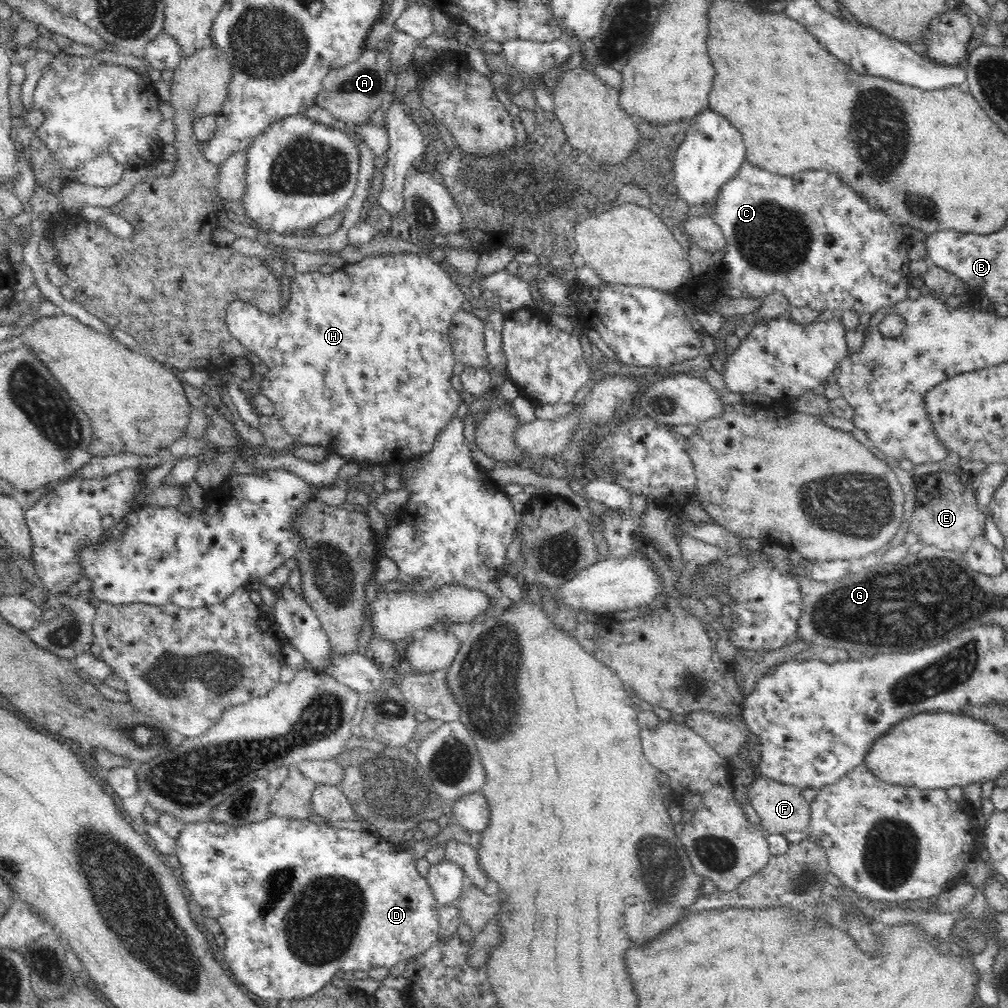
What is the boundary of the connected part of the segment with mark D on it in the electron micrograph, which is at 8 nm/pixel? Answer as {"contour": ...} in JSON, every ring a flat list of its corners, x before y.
{"contour":[[272,814,266,820,240,826,208,820,203,823,184,823,184,828,180,829,176,839,175,855,182,865,180,876,184,880,184,886,202,906,202,914,216,920,226,936,224,958,230,975,238,984,244,984,250,992,264,1000,270,998,294,1000,312,996,323,986,328,985,338,970,350,974,354,970,368,972,370,968,376,966,390,969,398,962,404,962,427,951,439,939,440,906,428,885,427,878,418,873,417,860,403,845,397,846,377,832,336,828,326,823,314,823,309,819,290,819]]}

